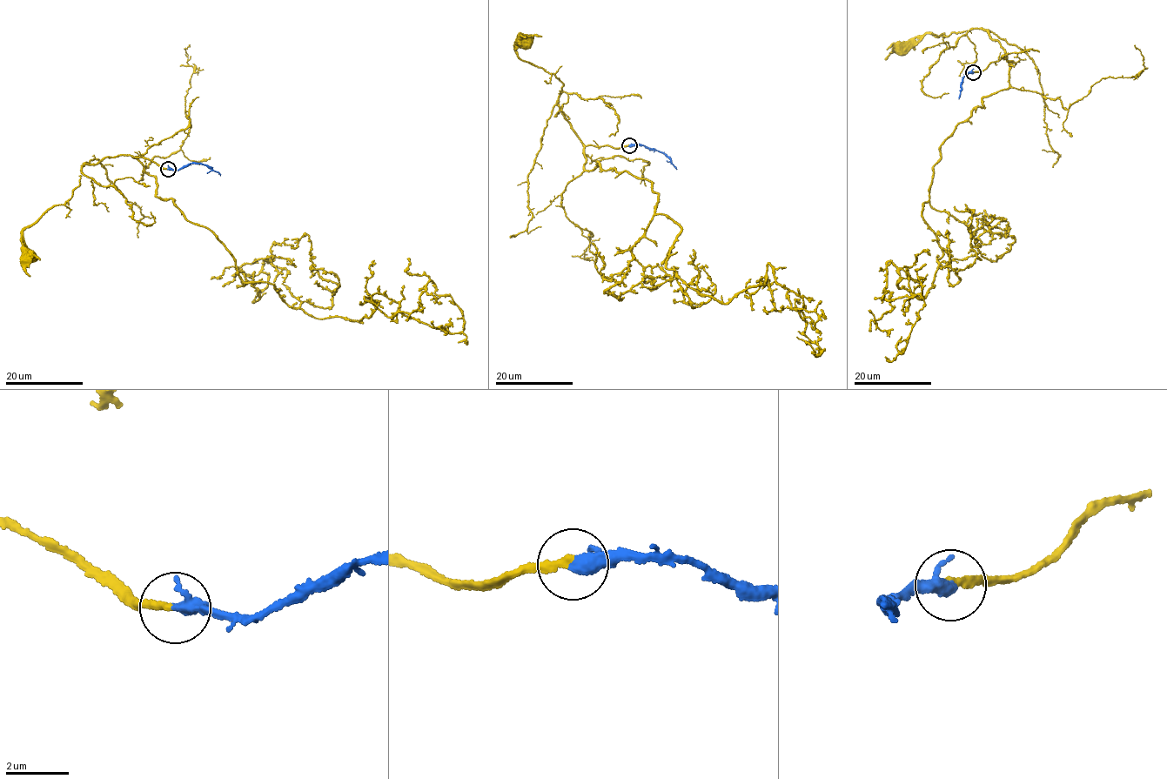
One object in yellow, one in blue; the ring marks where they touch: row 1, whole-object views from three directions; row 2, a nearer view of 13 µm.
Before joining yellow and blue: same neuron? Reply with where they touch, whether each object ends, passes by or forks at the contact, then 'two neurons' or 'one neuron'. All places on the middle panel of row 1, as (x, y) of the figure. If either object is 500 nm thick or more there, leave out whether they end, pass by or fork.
(629, 145) | yellow ends | blue passes by | one neuron

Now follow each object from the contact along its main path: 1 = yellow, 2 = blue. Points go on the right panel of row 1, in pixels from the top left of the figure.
1: (973, 72), (1006, 56), (987, 30), (974, 27), (945, 36), (944, 33), (937, 36), (927, 33), (902, 50)
2: (973, 72), (962, 77), (959, 98)

